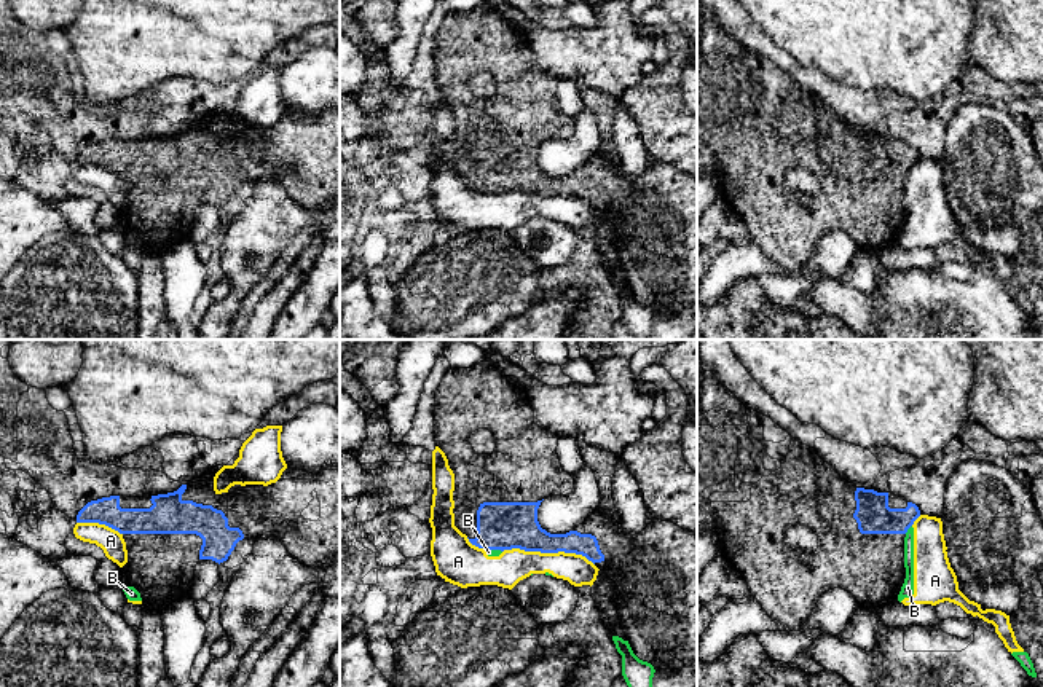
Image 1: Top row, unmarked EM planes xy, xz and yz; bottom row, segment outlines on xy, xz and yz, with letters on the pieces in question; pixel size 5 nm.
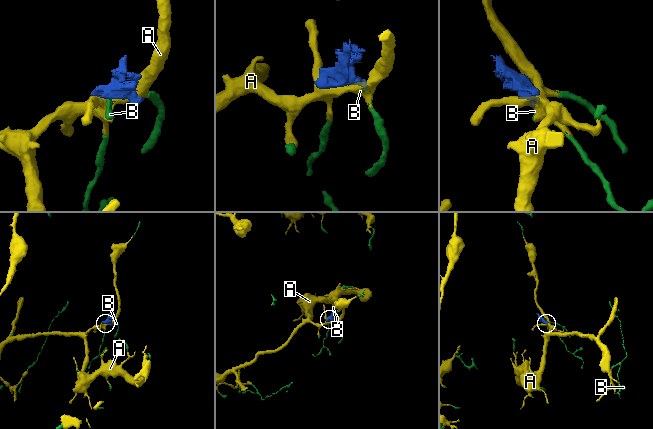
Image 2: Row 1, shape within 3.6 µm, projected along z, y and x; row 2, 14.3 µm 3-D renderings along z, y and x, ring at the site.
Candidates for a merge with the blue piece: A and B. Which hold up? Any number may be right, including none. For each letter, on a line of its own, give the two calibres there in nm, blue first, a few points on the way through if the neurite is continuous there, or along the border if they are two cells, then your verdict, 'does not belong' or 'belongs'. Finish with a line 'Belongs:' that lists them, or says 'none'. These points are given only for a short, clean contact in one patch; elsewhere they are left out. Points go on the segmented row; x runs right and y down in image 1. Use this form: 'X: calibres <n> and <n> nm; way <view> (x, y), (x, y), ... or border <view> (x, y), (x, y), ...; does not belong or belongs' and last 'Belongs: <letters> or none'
A: calibres 240 and 170 nm; does not belong
B: calibres 180 and 50 nm; border yz (911, 525), (905, 533); does not belong
Belongs: none

